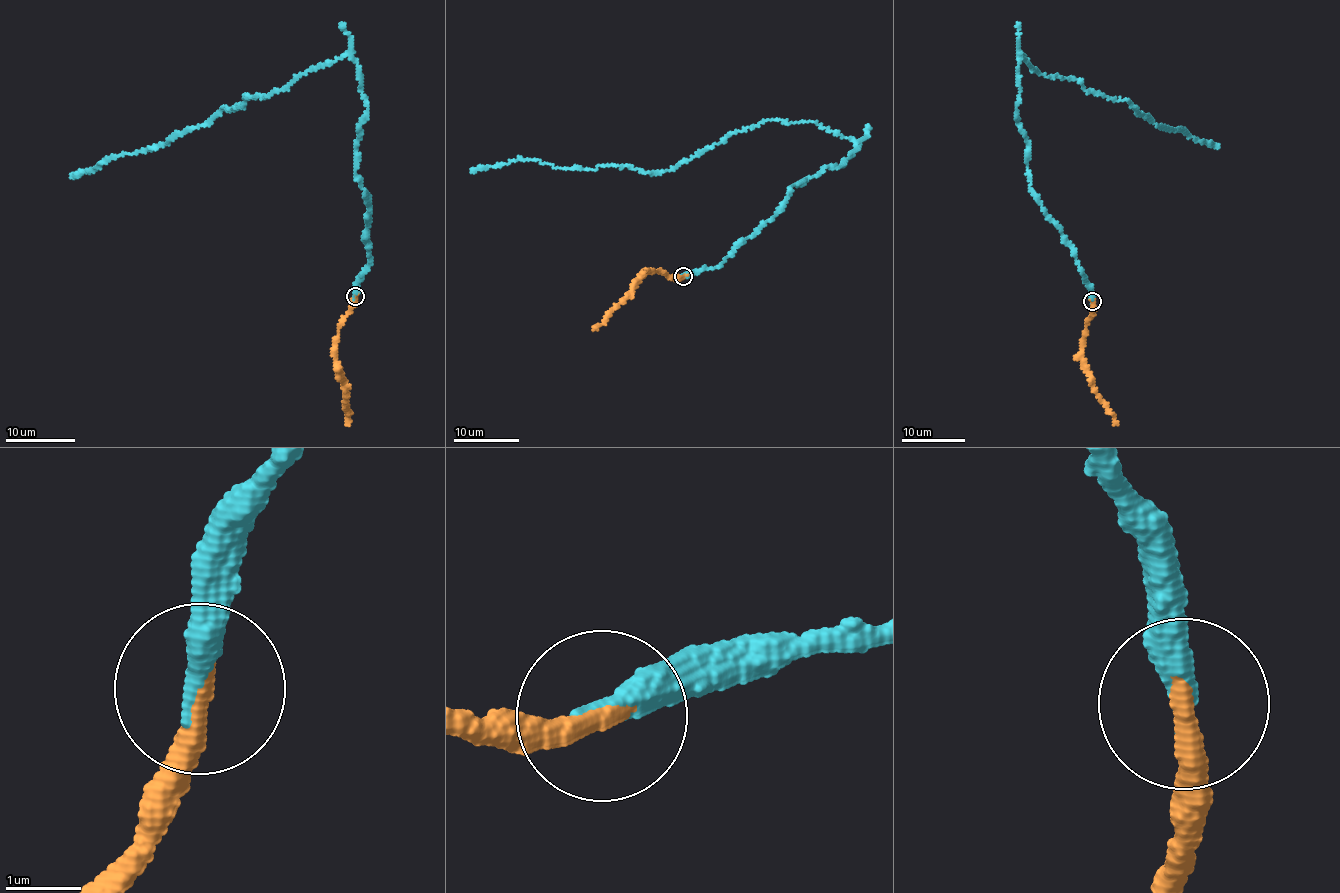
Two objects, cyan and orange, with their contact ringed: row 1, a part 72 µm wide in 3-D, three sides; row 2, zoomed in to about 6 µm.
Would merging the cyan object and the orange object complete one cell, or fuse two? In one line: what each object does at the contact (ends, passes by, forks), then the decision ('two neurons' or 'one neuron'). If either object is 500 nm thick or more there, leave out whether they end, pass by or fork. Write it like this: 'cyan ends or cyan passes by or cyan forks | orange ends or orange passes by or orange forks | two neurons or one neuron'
cyan ends | orange ends | one neuron

